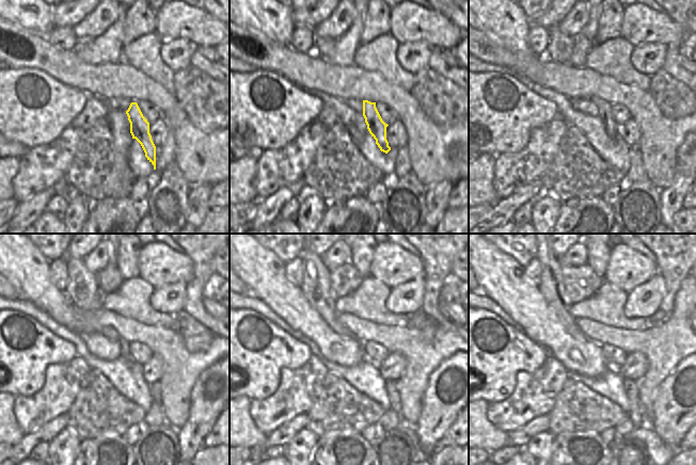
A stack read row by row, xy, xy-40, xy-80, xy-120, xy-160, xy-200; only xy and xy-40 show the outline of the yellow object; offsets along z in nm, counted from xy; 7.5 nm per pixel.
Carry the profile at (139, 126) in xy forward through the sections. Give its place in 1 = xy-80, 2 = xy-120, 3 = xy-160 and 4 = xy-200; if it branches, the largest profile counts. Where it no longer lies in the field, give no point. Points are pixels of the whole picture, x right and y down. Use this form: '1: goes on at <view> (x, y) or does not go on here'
1: goes on at xy-80 (603, 107)
2: goes on at xy-120 (107, 332)
3: goes on at xy-160 (316, 286)
4: goes on at xy-200 (551, 287)

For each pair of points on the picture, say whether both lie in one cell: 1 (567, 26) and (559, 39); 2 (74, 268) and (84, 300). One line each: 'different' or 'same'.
1: different
2: same

